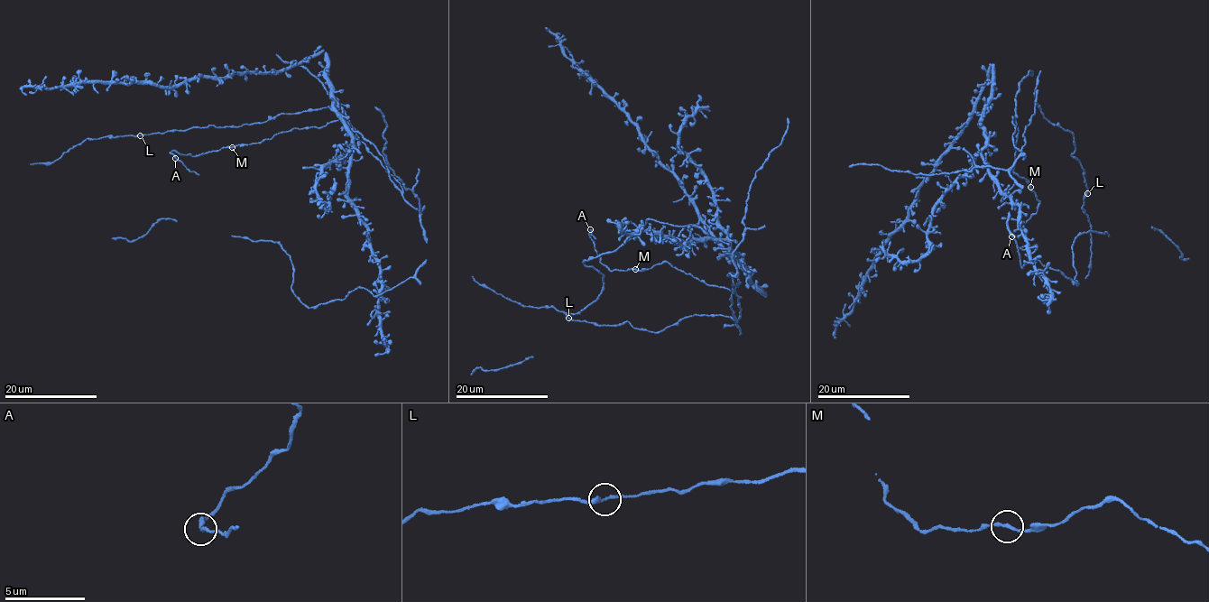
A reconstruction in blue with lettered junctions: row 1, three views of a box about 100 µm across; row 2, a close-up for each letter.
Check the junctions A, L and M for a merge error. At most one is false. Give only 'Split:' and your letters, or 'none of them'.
Split: M

